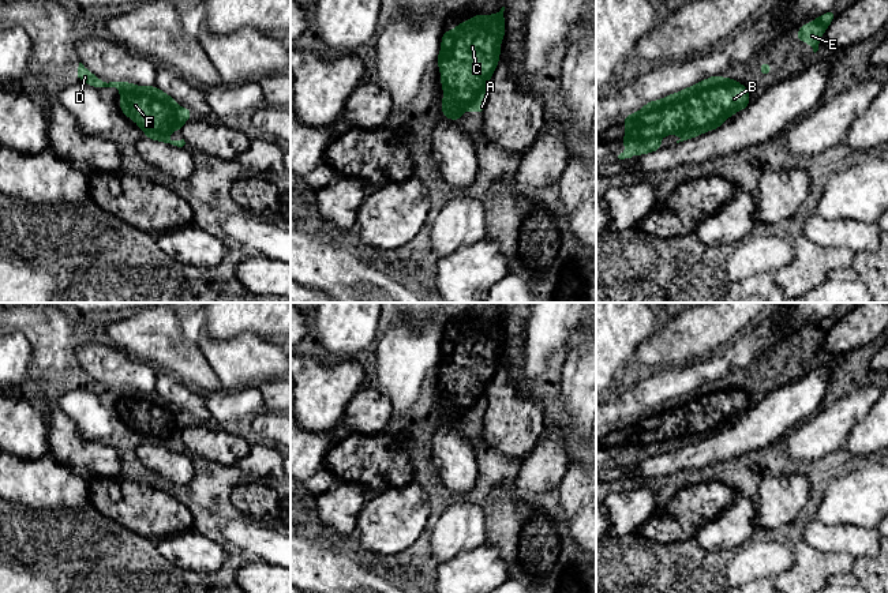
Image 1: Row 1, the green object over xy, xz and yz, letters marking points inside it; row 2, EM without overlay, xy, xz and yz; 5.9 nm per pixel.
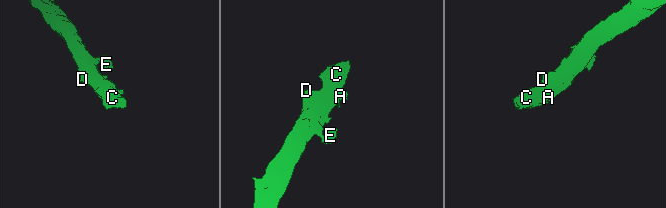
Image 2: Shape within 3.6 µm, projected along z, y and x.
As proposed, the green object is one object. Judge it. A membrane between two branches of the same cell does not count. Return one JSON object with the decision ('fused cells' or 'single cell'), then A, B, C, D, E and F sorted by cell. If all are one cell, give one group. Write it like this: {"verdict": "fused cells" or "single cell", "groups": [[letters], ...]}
{"verdict": "single cell", "groups": [["A", "B", "C", "D", "E", "F"]]}

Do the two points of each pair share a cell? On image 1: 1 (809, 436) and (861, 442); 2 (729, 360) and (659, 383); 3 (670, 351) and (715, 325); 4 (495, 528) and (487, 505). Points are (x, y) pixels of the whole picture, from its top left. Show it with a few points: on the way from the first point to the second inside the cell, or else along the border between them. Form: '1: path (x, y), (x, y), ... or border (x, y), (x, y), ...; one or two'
1: border (865, 415), (843, 445); two
2: path (711, 368), (677, 382); one
3: path (681, 342), (704, 329); one
4: path (495, 522), (495, 513), (493, 510); one

